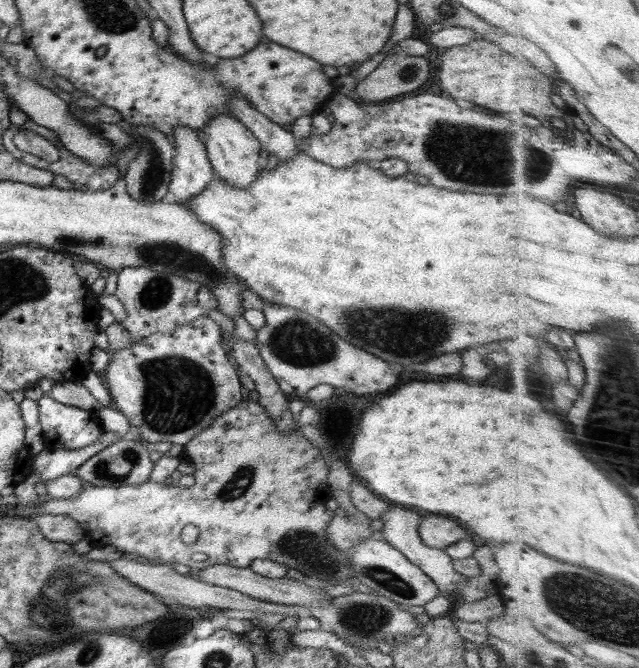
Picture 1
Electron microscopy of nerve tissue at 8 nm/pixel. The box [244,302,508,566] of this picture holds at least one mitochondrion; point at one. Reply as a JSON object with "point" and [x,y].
{"point":[391,331]}

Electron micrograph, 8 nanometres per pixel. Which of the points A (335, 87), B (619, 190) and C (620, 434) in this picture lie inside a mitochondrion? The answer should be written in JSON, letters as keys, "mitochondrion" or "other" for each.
{"A":"other","B":"other","C":"mitochondrion"}

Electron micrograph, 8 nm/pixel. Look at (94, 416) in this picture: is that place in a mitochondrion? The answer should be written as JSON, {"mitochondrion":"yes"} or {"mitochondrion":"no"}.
{"mitochondrion":"no"}

